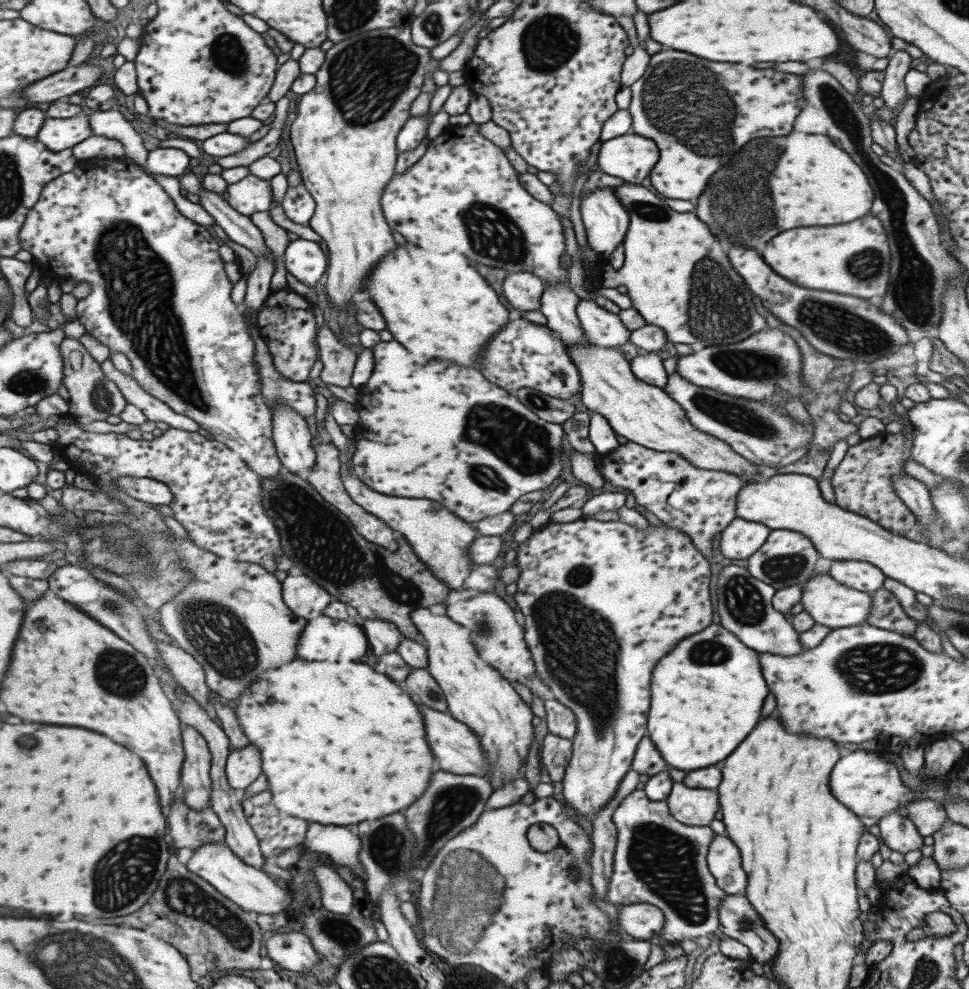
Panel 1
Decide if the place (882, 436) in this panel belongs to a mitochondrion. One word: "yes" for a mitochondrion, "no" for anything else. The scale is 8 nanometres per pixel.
no

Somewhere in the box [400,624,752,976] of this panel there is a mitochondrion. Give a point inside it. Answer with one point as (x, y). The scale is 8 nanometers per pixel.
(472, 899)

